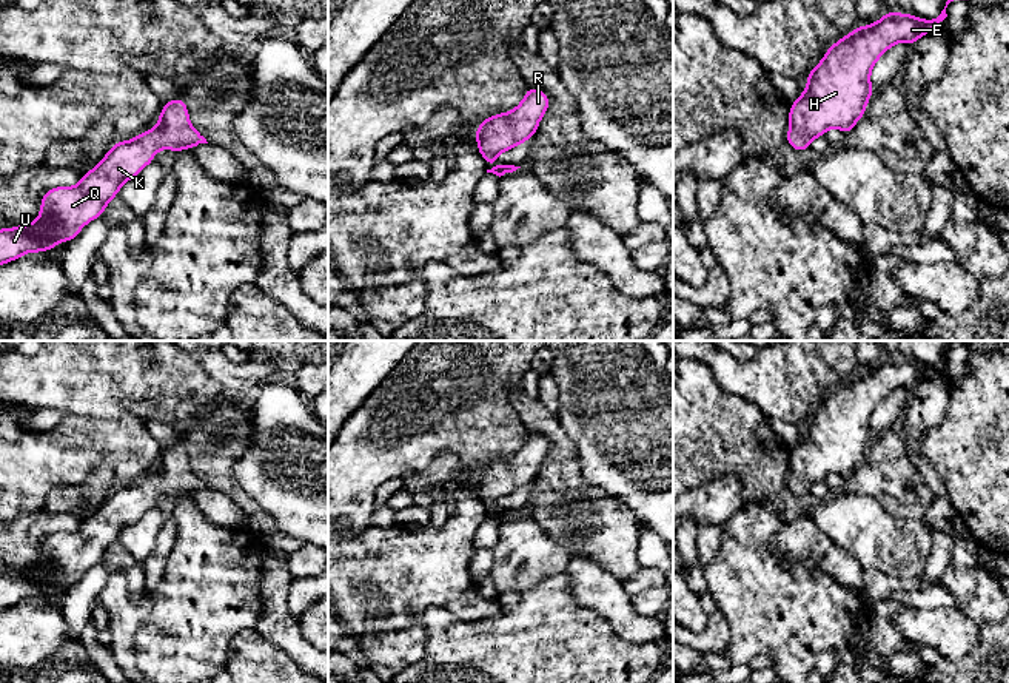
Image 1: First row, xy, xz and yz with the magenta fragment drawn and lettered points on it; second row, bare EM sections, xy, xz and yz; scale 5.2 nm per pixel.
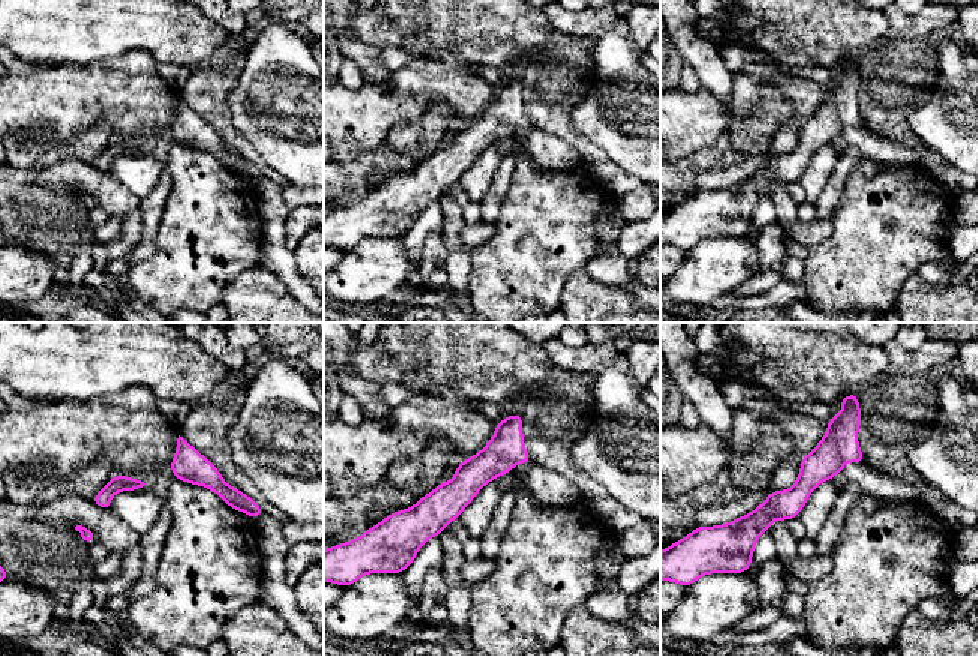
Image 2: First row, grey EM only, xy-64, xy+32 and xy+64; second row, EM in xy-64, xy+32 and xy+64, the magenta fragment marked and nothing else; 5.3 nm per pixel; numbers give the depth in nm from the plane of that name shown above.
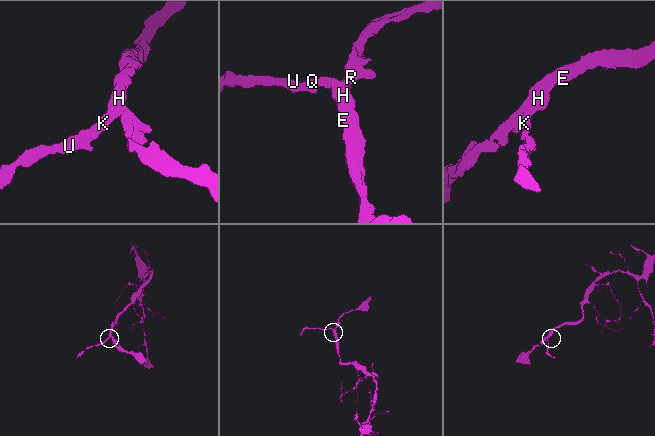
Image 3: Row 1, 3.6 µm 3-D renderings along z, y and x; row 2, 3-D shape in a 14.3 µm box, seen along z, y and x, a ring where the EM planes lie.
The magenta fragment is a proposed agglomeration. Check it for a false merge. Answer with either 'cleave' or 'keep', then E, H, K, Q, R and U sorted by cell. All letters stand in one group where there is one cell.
keep; E H K Q R U

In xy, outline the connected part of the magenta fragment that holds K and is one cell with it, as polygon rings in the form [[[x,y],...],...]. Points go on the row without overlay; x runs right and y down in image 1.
[[[173,444],[163,449],[157,470],[131,486],[117,486],[106,501],[86,520],[75,532],[55,532],[42,543],[40,561],[28,569],[0,575],[0,611],[12,607],[32,597],[45,598],[57,589],[74,586],[80,575],[96,563],[102,563],[108,547],[119,541],[120,532],[136,523],[146,510],[154,506],[159,495],[189,495],[206,484],[191,472],[189,458],[183,444]]]

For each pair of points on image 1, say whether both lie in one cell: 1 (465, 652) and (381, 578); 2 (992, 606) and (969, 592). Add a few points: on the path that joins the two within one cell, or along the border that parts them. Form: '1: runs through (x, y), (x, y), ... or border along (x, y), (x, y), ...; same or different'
1: border along (458, 617), (429, 606), (422, 617), (424, 649); different
2: runs through (986, 602), (975, 592); same

